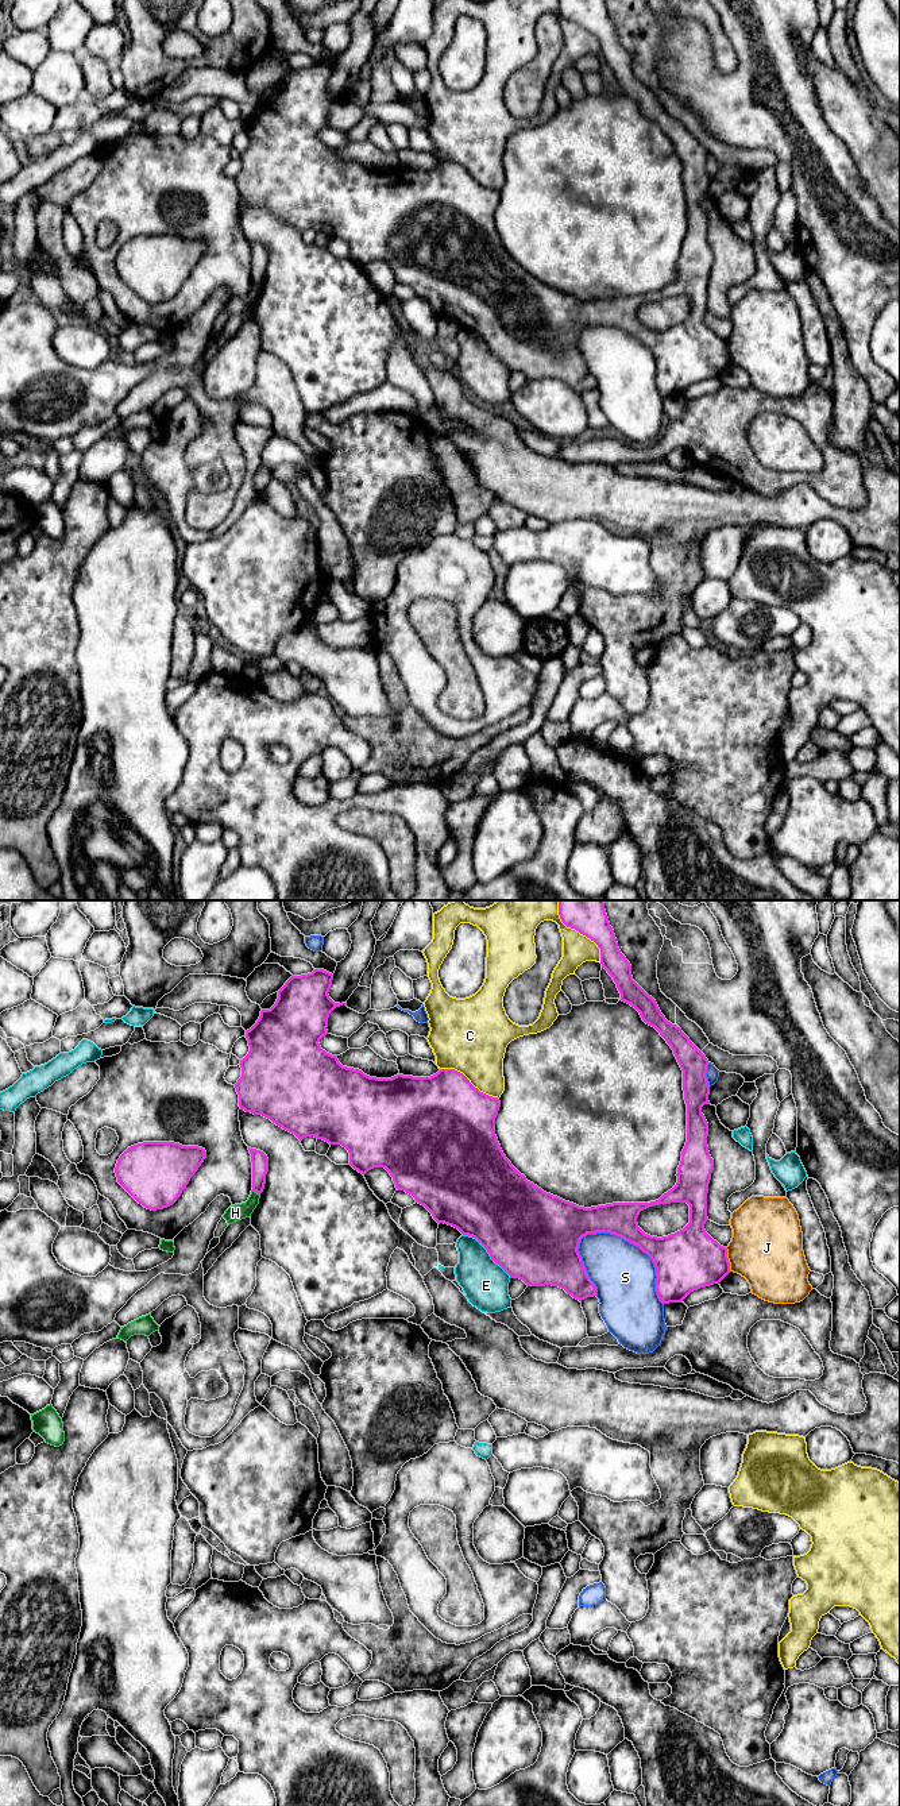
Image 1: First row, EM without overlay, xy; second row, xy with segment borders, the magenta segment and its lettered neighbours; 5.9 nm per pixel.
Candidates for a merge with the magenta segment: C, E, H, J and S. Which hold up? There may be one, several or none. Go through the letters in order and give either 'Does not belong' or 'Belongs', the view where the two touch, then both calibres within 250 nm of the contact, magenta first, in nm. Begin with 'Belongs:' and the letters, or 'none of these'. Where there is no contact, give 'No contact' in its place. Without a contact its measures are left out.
Belongs: none of these
C: Does not belong. Touches magenta in xy. Thickness 280 nm (magenta) against 180 nm
E: Does not belong. Touches magenta in xy. Thickness 500 nm (magenta) against 280 nm
H: Does not belong. Touches magenta in xy. Thickness 100 nm (magenta) against 100 nm
J: Does not belong. Touches magenta in xy. Thickness 360 nm (magenta) against 440 nm
S: Does not belong. Touches magenta in xy. Thickness 300 nm (magenta) against 360 nm

